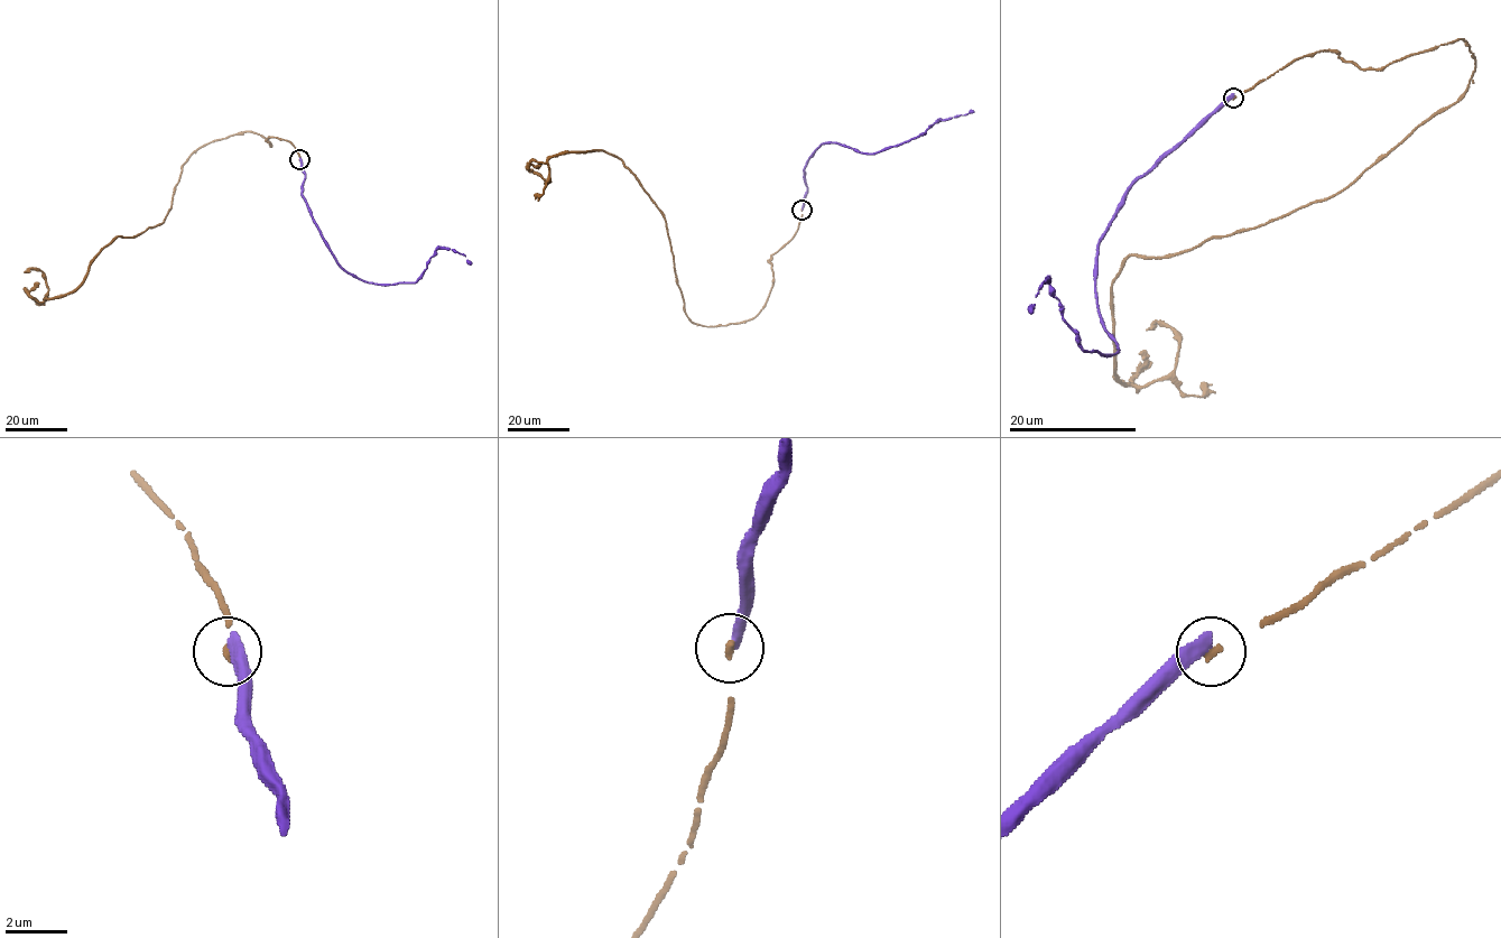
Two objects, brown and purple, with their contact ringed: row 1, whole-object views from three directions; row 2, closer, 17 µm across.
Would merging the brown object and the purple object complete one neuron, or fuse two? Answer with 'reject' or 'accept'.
reject

